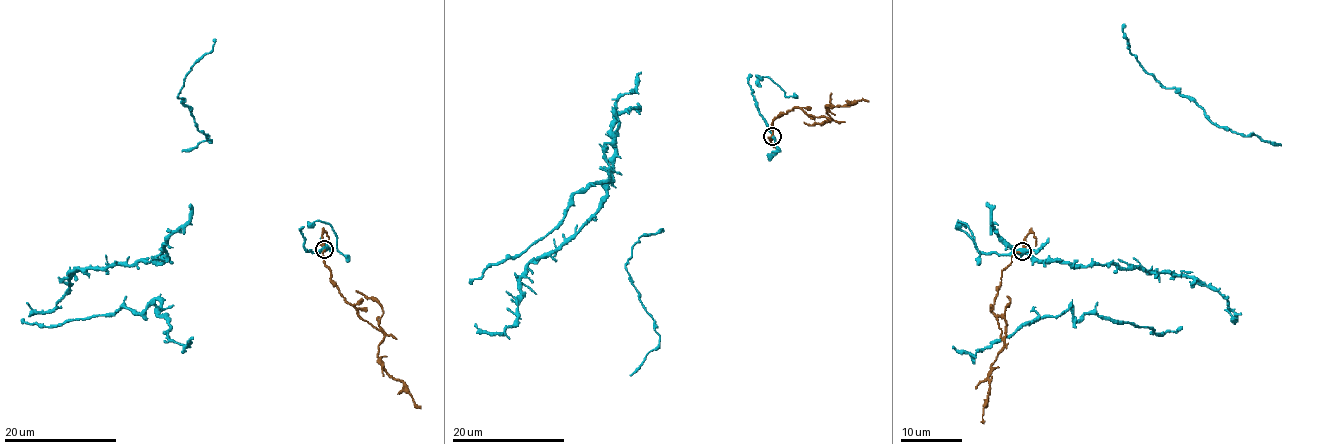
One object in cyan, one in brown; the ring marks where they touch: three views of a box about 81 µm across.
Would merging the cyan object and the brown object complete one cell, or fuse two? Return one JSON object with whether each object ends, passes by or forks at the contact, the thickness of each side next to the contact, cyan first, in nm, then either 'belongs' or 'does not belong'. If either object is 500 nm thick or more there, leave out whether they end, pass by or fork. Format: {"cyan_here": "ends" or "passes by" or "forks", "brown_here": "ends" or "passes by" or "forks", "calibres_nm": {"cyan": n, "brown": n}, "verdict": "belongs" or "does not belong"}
{"cyan_here": "passes by", "brown_here": "passes by", "calibres_nm": {"cyan": 400, "brown": 300}, "verdict": "does not belong"}

